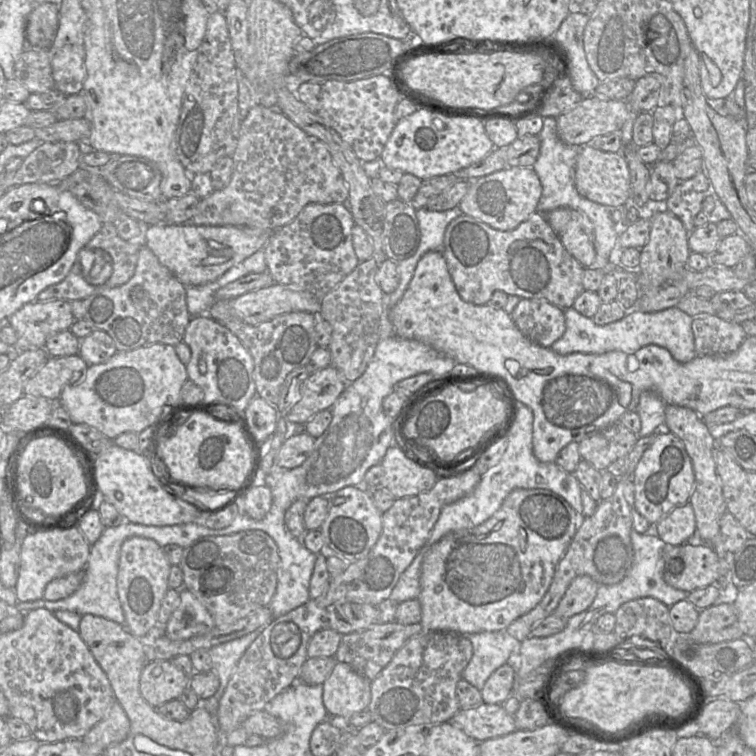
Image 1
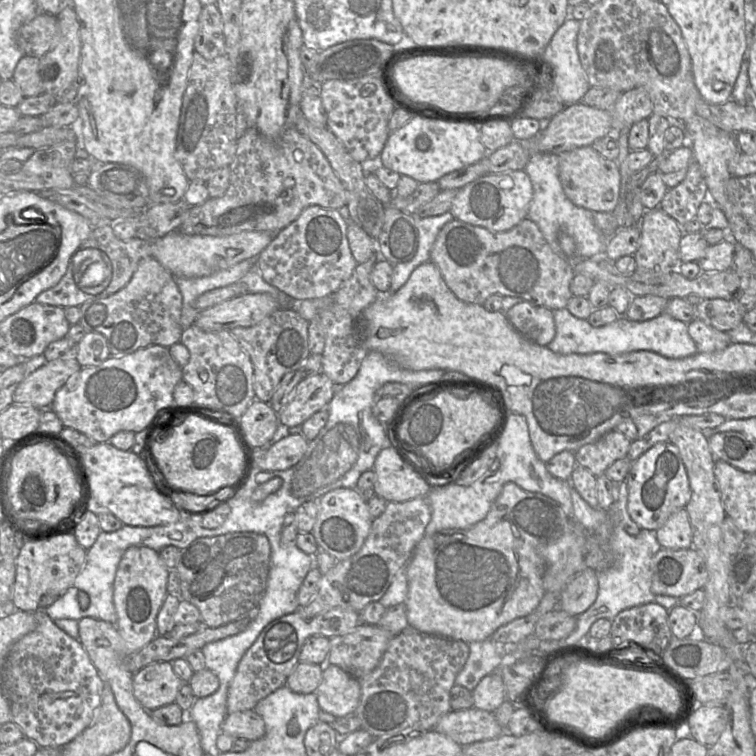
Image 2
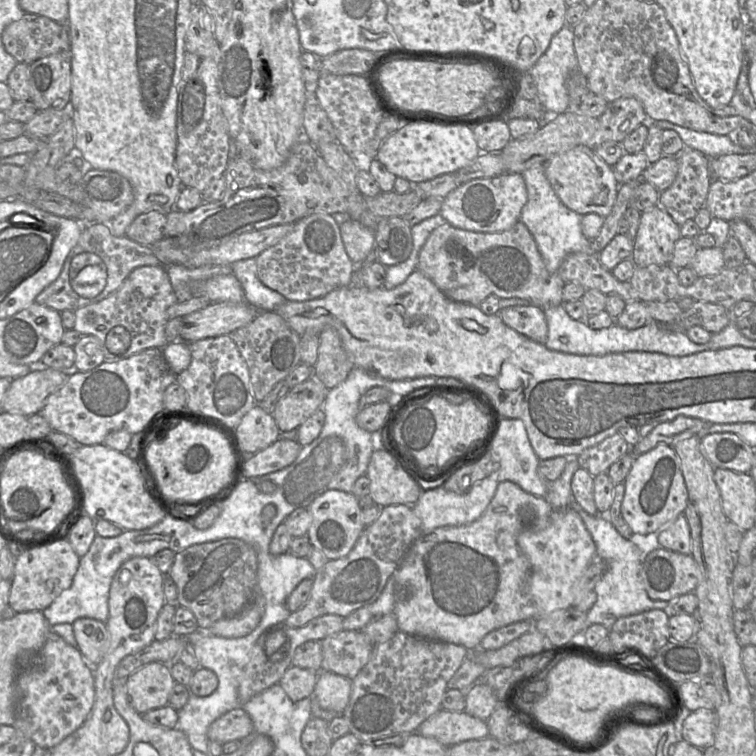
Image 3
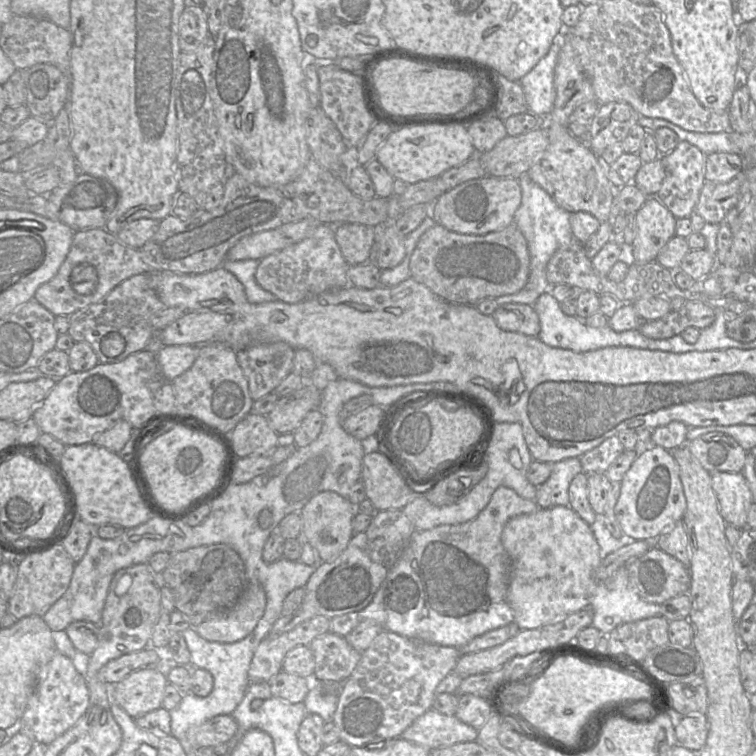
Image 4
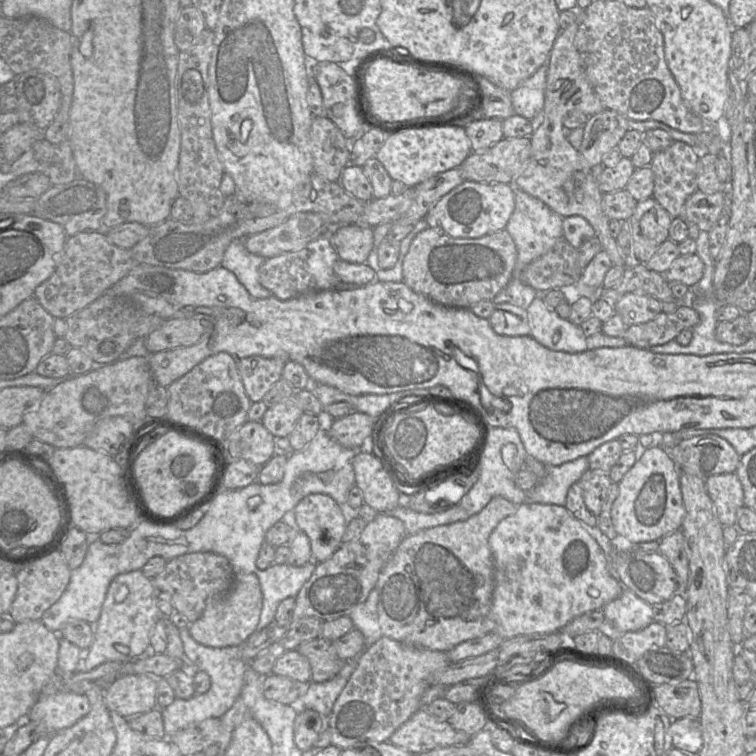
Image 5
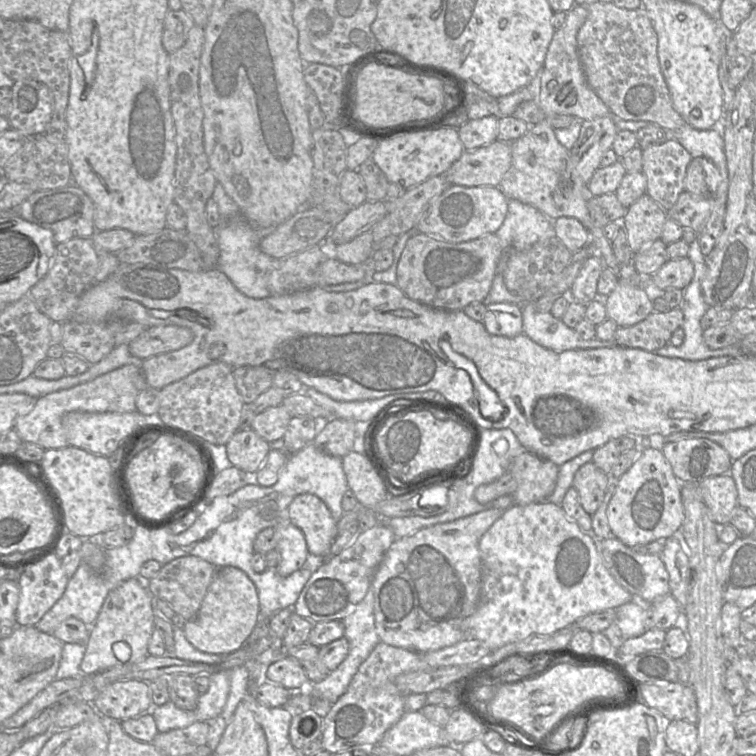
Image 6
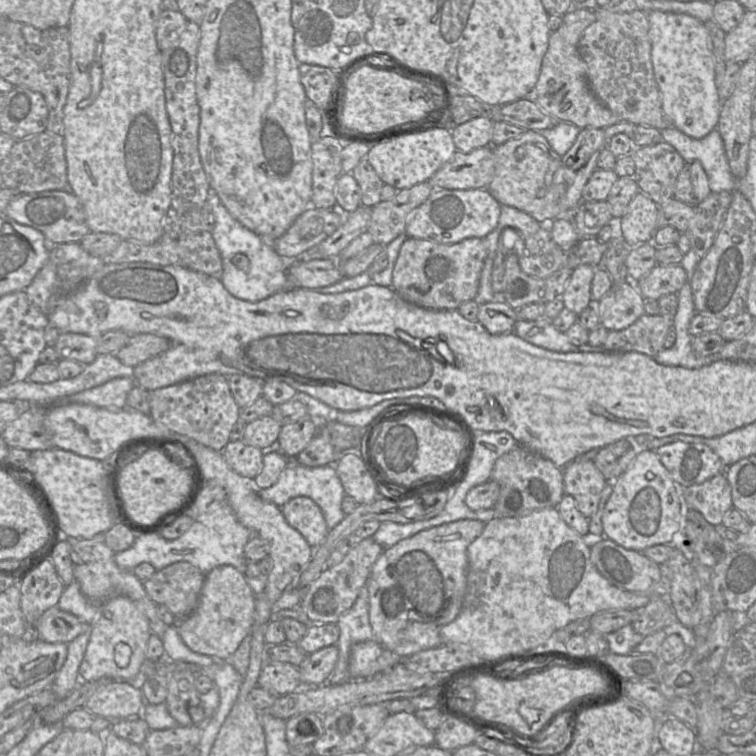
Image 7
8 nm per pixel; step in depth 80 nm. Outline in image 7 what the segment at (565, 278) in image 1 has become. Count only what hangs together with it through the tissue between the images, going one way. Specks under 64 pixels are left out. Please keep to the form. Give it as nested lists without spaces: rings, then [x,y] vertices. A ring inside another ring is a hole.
[[[407,238],[393,270],[392,288],[406,301],[430,310],[456,310],[478,293],[480,275],[487,256],[483,238],[467,238],[455,244],[439,244]]]

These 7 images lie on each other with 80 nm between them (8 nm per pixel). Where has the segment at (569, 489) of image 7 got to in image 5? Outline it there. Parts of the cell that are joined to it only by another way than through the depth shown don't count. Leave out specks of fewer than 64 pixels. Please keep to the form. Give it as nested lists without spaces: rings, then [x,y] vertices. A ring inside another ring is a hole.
[[[588,468],[577,483],[582,489],[582,497],[587,509],[597,517],[612,483],[608,473]]]

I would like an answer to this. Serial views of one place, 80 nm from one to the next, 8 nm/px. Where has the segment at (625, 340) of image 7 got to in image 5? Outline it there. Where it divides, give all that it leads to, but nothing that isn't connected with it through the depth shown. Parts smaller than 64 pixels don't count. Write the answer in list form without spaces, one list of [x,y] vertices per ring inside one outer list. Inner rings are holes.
[[[682,306],[672,314],[661,312],[646,323],[627,327],[622,337],[630,346],[648,349],[675,340],[683,330],[693,329],[699,320],[693,307]]]

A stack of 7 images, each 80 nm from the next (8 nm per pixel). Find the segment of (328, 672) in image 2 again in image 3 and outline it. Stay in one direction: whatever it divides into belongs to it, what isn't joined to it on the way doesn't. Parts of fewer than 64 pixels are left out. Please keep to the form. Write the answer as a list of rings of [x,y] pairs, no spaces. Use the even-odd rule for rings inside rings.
[[[318,671],[313,696],[321,708],[342,714],[349,703],[351,680],[330,671]]]

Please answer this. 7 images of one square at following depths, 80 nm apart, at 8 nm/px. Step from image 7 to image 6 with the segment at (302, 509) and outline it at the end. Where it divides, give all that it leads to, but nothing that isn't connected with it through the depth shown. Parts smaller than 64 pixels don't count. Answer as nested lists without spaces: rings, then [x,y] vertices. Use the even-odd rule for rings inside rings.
[[[313,494],[299,495],[289,505],[288,515],[291,523],[304,533],[309,552],[328,557],[339,533],[338,522],[325,502]]]

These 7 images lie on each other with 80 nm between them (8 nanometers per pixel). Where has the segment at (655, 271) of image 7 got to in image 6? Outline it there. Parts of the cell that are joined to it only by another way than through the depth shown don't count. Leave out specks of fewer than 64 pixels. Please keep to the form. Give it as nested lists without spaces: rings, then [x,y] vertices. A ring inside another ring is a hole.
[[[688,257],[668,260],[652,276],[658,292],[668,288],[686,289],[694,277],[694,266]]]

